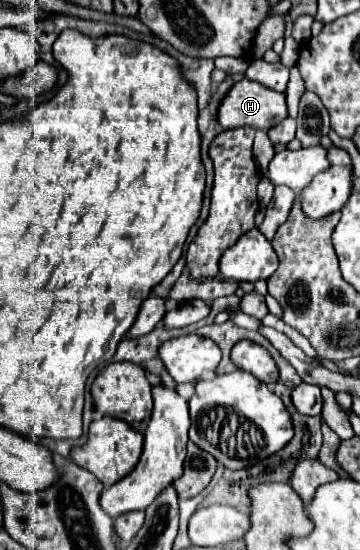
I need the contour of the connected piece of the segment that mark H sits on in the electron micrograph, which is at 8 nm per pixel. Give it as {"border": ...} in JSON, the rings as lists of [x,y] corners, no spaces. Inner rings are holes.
{"border":[[[242,79],[238,81],[228,95],[222,99],[220,109],[218,109],[218,121],[224,129],[236,129],[236,127],[254,127],[268,131],[274,125],[282,123],[288,117],[288,105],[286,105],[286,93],[278,93],[274,89],[264,87],[258,81]]]}

